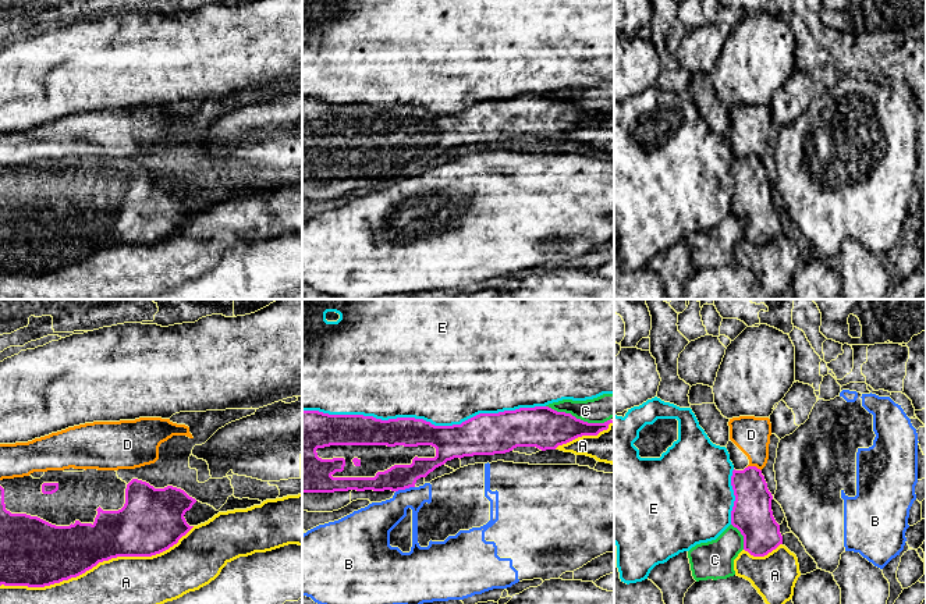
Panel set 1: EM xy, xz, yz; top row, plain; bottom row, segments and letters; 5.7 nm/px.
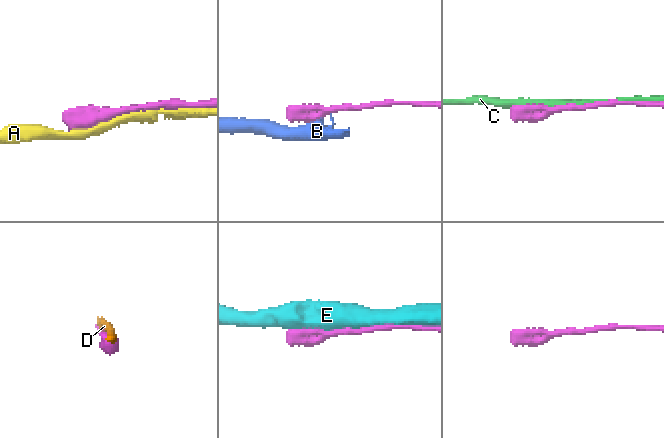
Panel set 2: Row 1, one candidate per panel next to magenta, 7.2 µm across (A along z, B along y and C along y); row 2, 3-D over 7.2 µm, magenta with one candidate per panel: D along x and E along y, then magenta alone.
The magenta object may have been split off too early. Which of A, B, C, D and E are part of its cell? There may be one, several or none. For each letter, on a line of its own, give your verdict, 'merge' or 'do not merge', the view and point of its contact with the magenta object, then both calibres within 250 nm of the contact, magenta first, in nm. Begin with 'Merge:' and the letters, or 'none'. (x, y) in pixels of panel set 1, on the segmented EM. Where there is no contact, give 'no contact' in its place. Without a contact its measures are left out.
Merge: none
A: do not merge | xy (96, 564) | 320/280 nm
B: do not merge | xz (404, 489) | 140/200 nm
C: do not merge | xz (578, 419) | 240/150 nm
D: do not merge | yz (754, 466) | 220/220 nm
E: do not merge | xz (424, 420) | 190/480 nm

